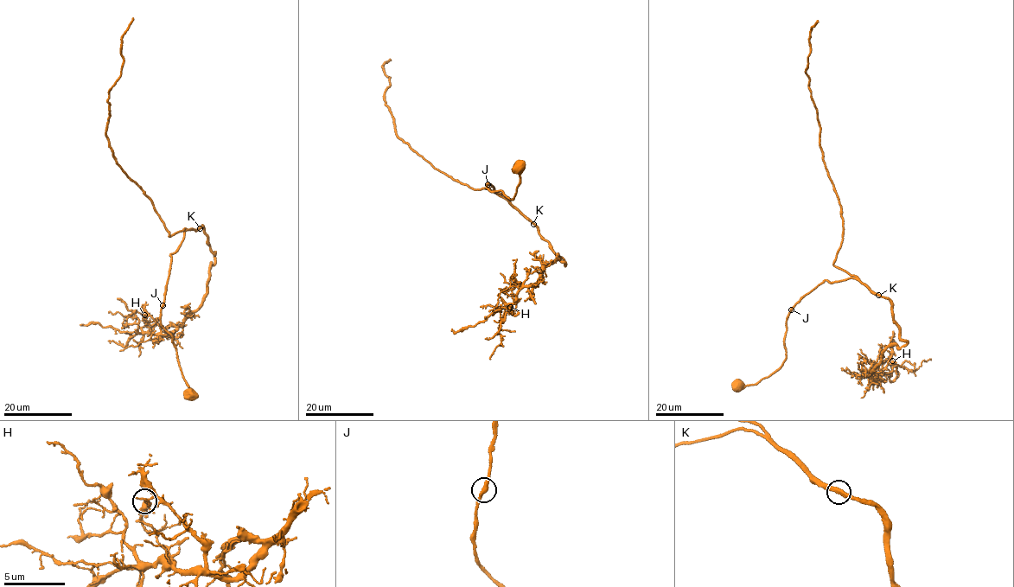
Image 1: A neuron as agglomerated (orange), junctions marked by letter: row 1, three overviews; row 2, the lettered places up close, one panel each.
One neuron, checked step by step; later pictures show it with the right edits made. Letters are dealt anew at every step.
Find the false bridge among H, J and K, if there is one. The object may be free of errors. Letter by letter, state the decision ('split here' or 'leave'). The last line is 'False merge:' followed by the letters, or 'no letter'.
H: leave
J: leave
K: leave
False merge: no letter

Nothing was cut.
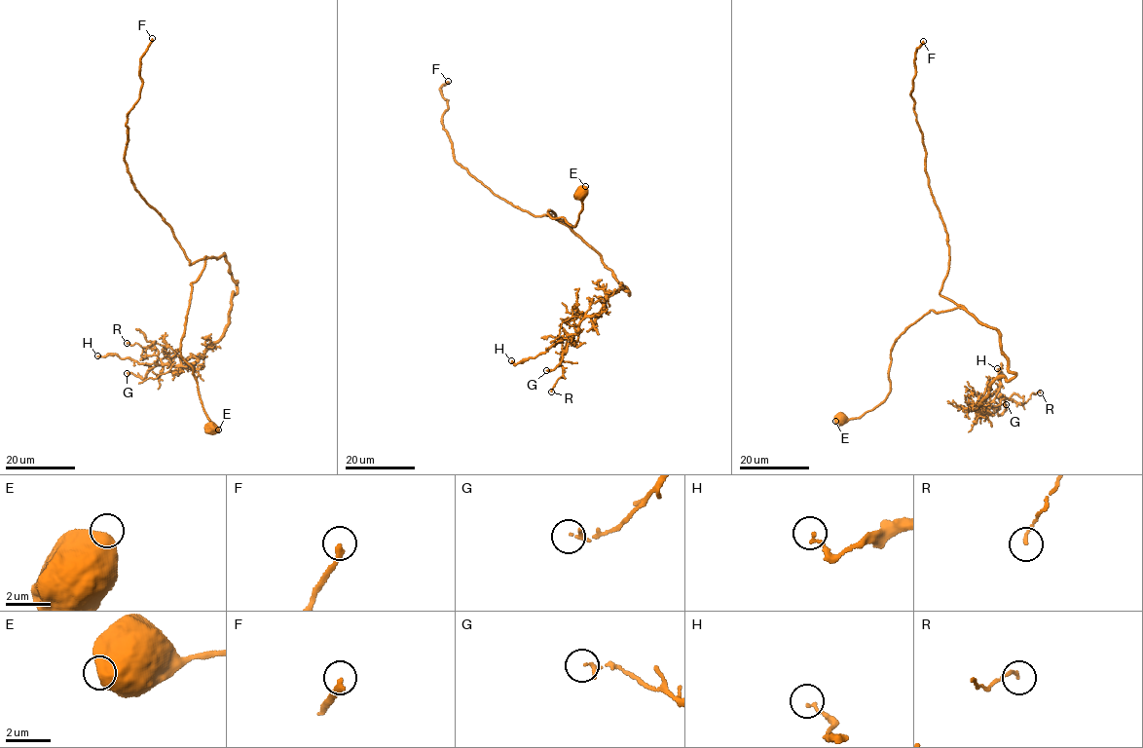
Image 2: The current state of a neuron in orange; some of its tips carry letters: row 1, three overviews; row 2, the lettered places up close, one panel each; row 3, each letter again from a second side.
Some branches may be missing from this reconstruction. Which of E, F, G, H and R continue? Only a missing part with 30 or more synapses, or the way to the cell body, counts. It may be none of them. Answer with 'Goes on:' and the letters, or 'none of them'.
Goes on: F

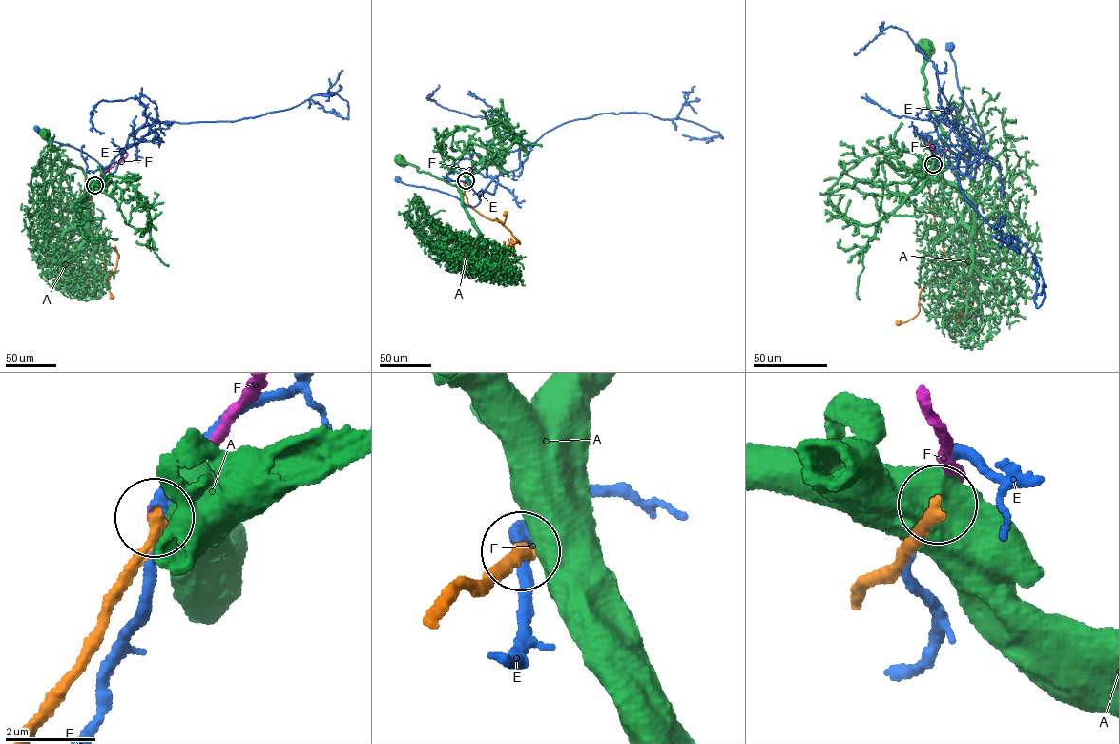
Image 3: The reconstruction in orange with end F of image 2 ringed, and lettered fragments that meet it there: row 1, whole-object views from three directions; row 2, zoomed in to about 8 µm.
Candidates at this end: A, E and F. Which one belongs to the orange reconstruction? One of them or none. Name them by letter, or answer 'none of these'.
F

